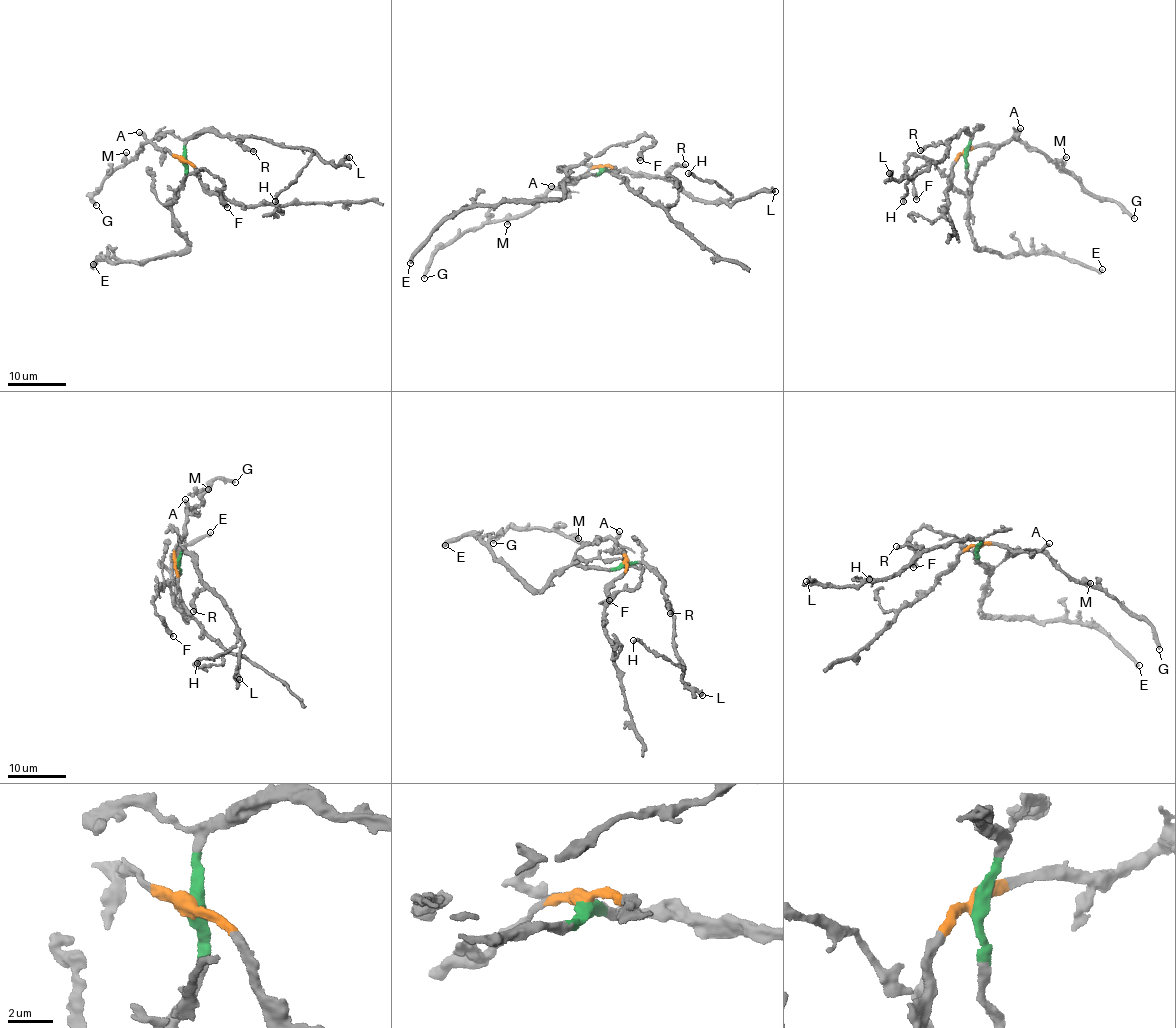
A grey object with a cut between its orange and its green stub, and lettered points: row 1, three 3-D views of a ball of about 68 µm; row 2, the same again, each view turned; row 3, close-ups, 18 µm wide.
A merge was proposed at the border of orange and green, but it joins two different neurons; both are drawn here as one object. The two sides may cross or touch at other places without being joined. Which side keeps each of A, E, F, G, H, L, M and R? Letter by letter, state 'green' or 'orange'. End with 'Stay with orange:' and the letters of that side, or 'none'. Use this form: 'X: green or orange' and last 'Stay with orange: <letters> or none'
A: orange
E: green
F: green
G: orange
H: green
L: green
M: orange
R: green
Stay with orange: A, G, M

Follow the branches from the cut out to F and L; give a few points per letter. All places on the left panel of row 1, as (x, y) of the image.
F: (184, 160), (186, 180), (167, 205), (187, 174), (203, 170), (223, 183), (221, 203), (227, 207)
L: (184, 160), (185, 143), (209, 131), (260, 138), (315, 151), (326, 161), (336, 165), (350, 157)

